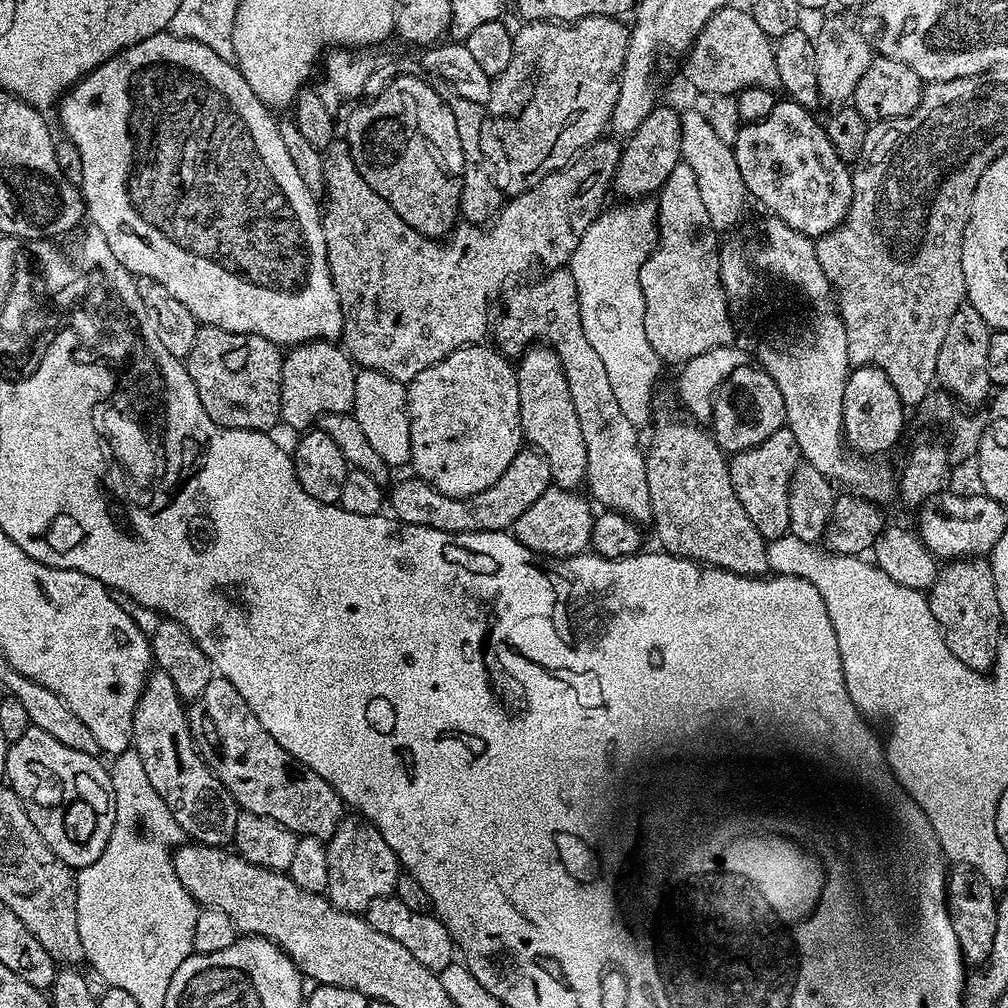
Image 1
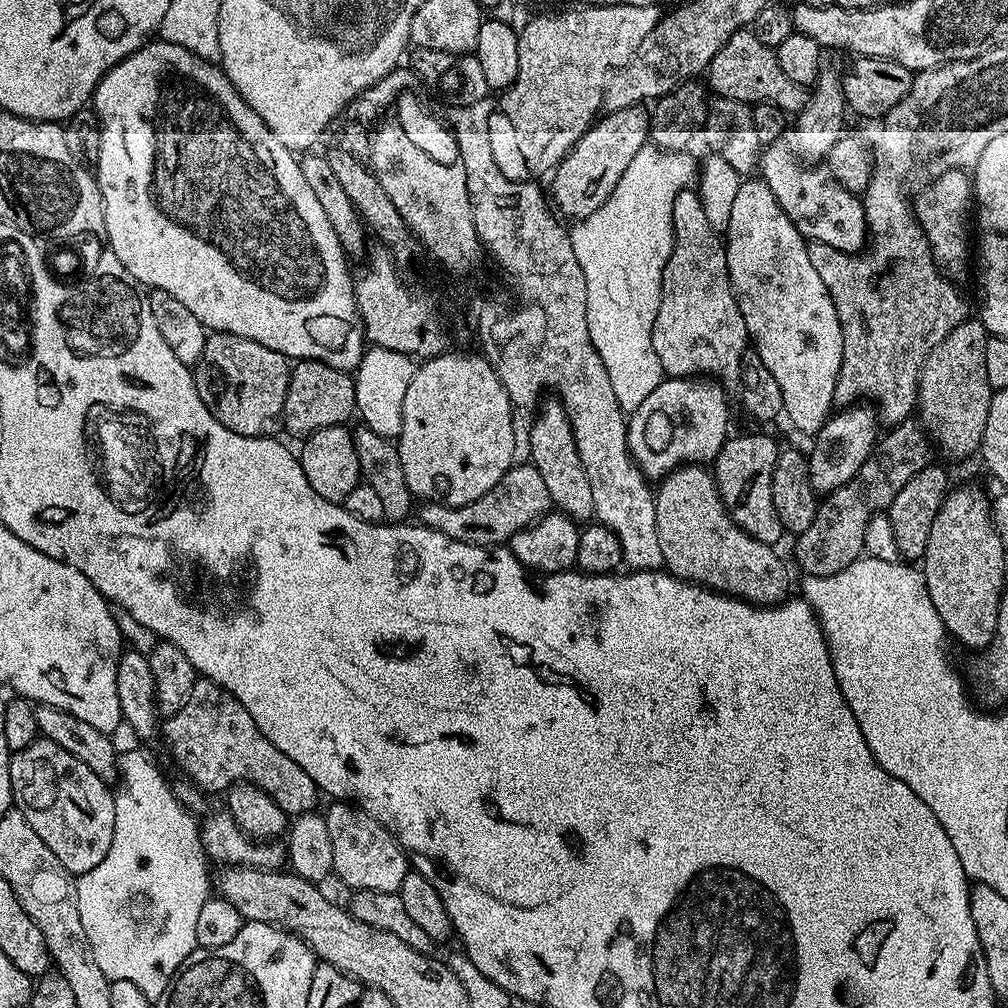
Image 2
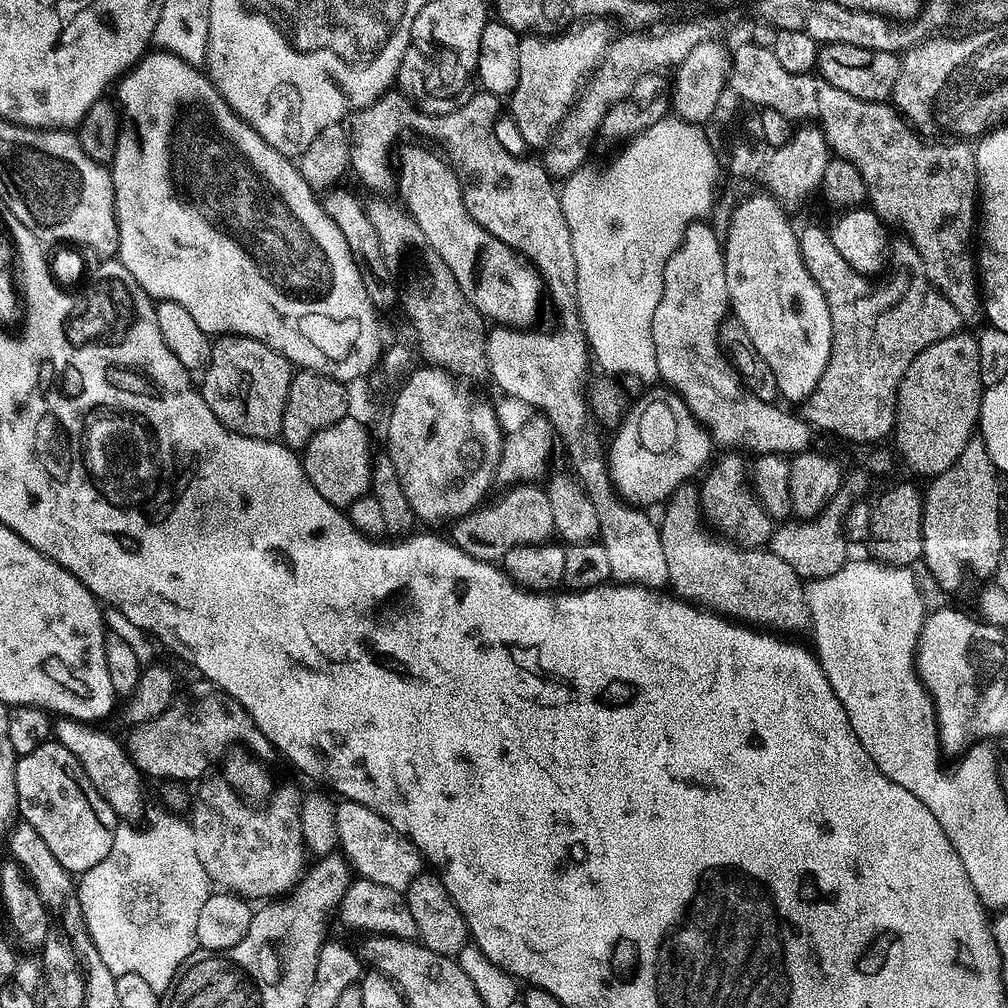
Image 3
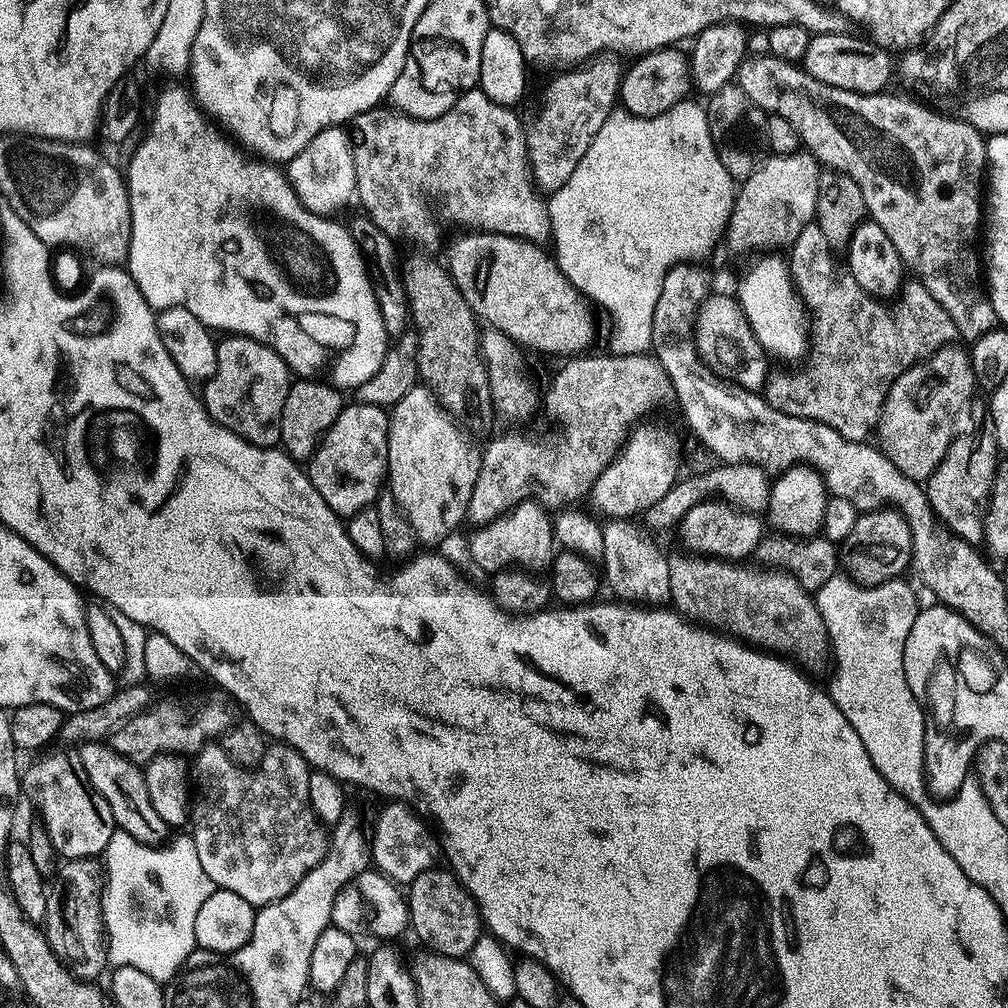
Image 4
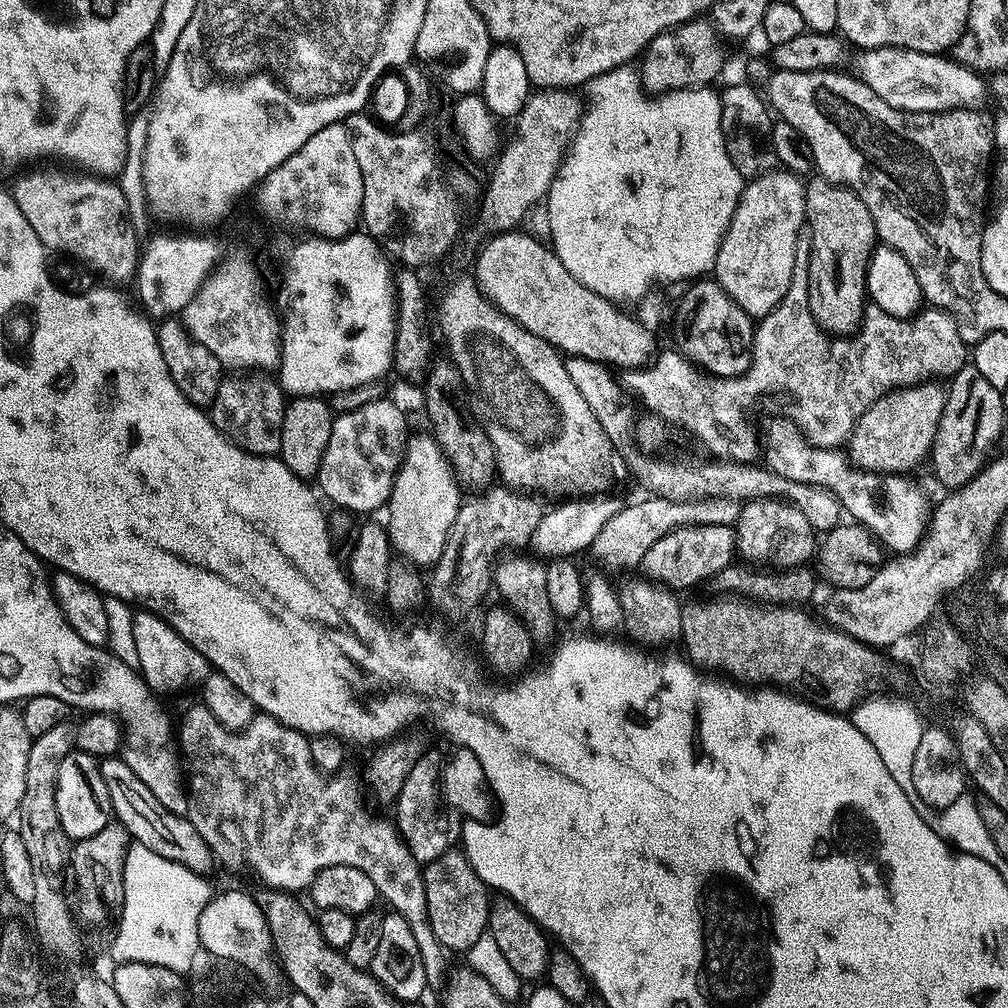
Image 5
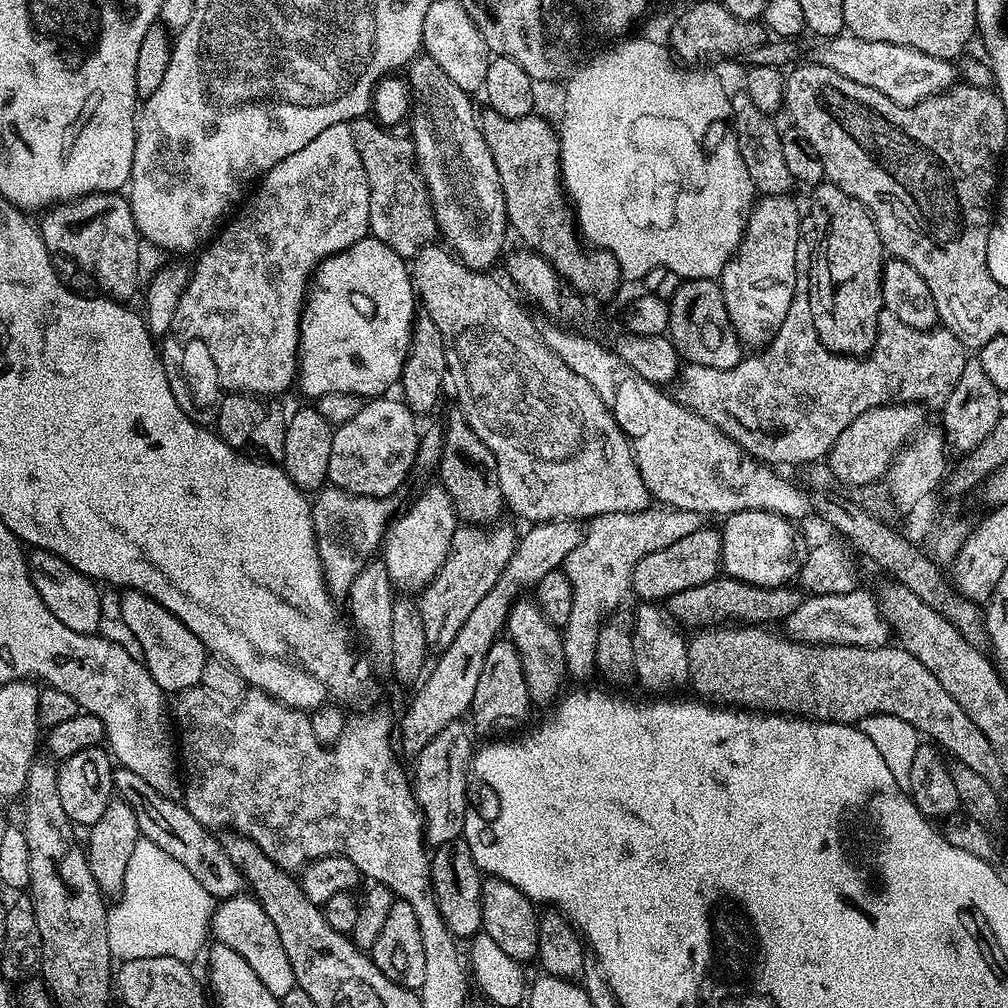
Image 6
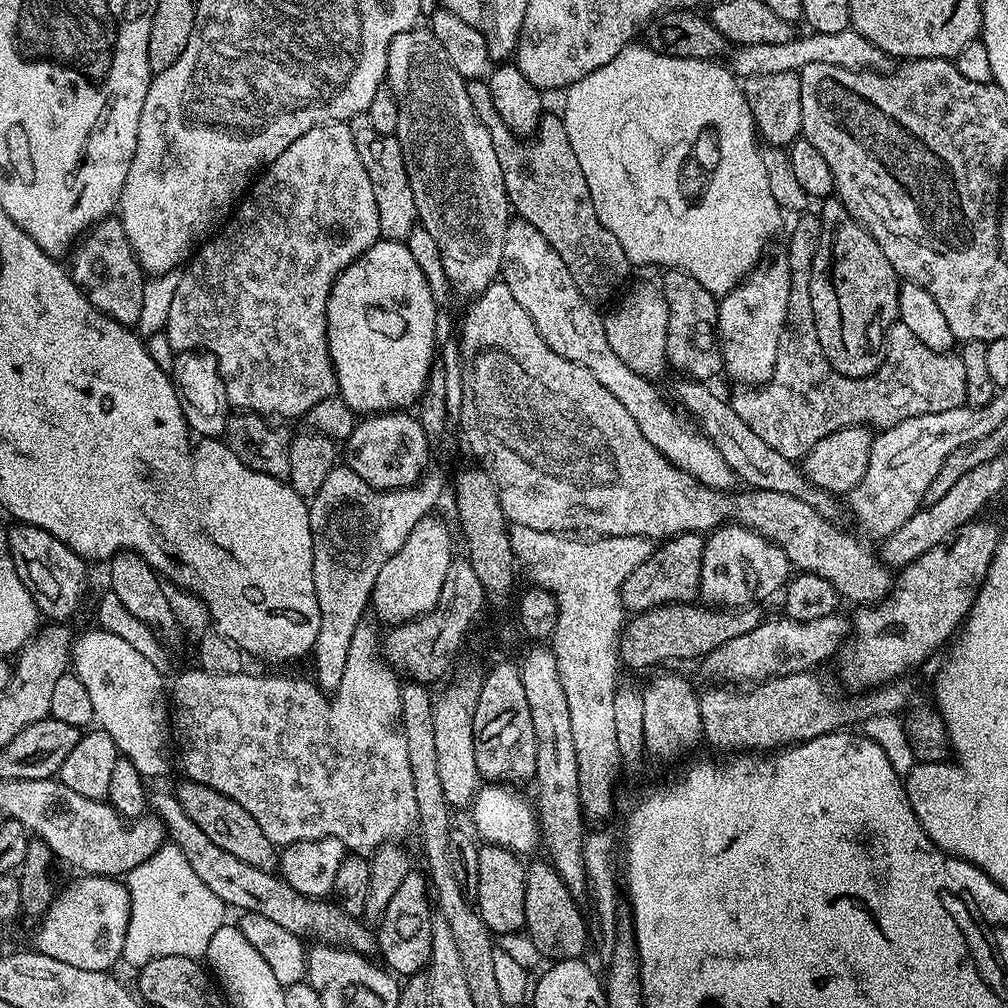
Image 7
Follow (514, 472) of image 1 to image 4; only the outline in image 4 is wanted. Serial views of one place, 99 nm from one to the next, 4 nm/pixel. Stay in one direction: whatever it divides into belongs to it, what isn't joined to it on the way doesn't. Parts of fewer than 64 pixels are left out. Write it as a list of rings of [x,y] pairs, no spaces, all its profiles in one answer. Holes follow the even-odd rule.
[[[526,499],[512,508],[505,516],[479,527],[468,540],[468,552],[472,560],[487,574],[495,574],[505,570],[523,570],[528,574],[540,574],[540,571],[551,569],[554,555],[554,520],[549,509],[535,499]]]

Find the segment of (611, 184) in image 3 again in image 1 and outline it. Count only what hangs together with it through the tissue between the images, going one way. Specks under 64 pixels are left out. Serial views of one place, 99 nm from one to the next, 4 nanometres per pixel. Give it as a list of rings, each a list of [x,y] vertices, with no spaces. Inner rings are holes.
[[[640,198],[635,202],[624,202],[621,208],[612,208],[609,212],[608,209],[601,211],[600,215],[596,217],[596,220],[586,230],[586,234],[582,234],[582,242],[578,242],[578,246],[572,252],[570,261],[570,271],[578,286],[578,294],[580,295],[580,317],[582,318],[582,326],[586,330],[586,338],[590,338],[590,346],[594,346],[594,350],[598,353],[598,358],[602,358],[602,366],[606,366],[606,374],[610,378],[610,387],[614,389],[614,398],[618,398],[618,406],[622,409],[622,414],[626,414],[626,418],[630,418],[630,422],[638,430],[644,430],[644,427],[648,424],[648,419],[652,416],[652,391],[656,388],[656,379],[659,378],[660,367],[662,367],[660,357],[657,356],[646,338],[646,326],[644,325],[644,291],[640,285],[640,267],[648,261],[648,257],[652,255],[657,244],[657,201],[652,198]]]

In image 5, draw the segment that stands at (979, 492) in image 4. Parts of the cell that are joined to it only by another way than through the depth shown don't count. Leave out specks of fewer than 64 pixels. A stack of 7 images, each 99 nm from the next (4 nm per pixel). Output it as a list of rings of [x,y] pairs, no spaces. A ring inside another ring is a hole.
[[[971,366],[961,368],[951,377],[946,391],[948,397],[938,424],[938,434],[932,443],[930,465],[932,464],[932,472],[936,475],[937,482],[948,488],[944,490],[959,490],[979,474],[993,455],[992,447],[995,446],[996,439],[1004,428],[1004,400],[1000,397],[1003,396],[1001,389],[990,386],[990,382],[986,382],[986,378],[982,378],[982,374],[978,374],[978,370]]]

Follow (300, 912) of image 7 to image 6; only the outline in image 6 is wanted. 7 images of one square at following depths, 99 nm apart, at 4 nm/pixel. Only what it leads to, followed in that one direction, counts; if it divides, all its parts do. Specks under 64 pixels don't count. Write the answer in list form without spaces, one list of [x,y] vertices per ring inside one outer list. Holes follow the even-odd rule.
[[[117,767],[112,774],[114,792],[121,800],[125,800],[134,810],[138,818],[140,835],[145,840],[154,842],[154,846],[162,846],[170,858],[178,858],[204,889],[217,901],[229,900],[231,896],[239,896],[245,891],[244,875],[230,862],[230,854],[226,854],[223,843],[213,829],[202,826],[194,814],[184,807],[183,803],[166,798],[150,786],[150,782],[142,782],[138,774],[128,768]]]

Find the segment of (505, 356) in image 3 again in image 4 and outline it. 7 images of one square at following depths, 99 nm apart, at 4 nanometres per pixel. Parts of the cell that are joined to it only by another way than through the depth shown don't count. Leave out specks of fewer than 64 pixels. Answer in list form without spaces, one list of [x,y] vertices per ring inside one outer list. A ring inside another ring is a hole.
[[[464,90],[455,97],[452,108],[446,110],[441,117],[431,118],[429,121],[415,120],[412,117],[401,114],[396,110],[387,112],[384,106],[377,106],[368,112],[358,114],[350,121],[350,139],[352,141],[352,153],[354,154],[354,174],[356,175],[356,196],[358,204],[362,207],[363,215],[369,216],[393,242],[401,245],[413,244],[413,249],[430,250],[440,244],[440,216],[448,224],[457,224],[460,230],[479,230],[481,233],[501,232],[504,236],[519,236],[522,240],[544,242],[549,239],[548,209],[541,193],[534,187],[530,169],[528,167],[528,143],[524,137],[525,125],[515,116],[511,107],[494,102],[486,98],[486,94],[479,90]],[[609,519],[607,523],[603,525],[604,533],[602,534],[602,550],[604,551],[604,559],[602,561],[602,567],[604,567],[604,572],[602,570],[602,580],[605,585],[608,584],[612,587],[612,592],[617,601],[620,602],[627,602],[629,605],[632,606],[664,606],[667,605],[670,601],[670,566],[668,565],[668,556],[666,552],[663,552],[662,549],[656,548],[656,544],[654,541],[651,540],[650,537],[644,534],[645,529],[641,527],[639,528],[638,525],[632,524],[636,522],[629,522],[627,519]]]

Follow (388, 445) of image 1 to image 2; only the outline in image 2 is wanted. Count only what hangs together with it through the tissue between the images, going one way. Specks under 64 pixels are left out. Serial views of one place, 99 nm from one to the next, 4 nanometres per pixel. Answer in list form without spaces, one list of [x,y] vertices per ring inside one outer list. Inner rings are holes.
[[[369,347],[360,364],[354,369],[356,382],[356,412],[362,424],[375,434],[389,438],[399,437],[402,430],[402,402],[406,402],[406,390],[414,378],[417,361],[396,350]]]

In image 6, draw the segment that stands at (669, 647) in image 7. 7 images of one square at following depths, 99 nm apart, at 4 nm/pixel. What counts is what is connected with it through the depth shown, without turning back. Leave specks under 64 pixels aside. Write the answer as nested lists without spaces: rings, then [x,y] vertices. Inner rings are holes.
[[[718,574],[710,582],[702,582],[702,586],[690,586],[690,590],[678,590],[678,594],[670,594],[666,607],[677,625],[689,624],[692,630],[701,626],[720,626],[725,622],[739,622],[744,626],[770,626],[774,620],[787,621],[805,599],[805,593],[796,586],[763,588]]]

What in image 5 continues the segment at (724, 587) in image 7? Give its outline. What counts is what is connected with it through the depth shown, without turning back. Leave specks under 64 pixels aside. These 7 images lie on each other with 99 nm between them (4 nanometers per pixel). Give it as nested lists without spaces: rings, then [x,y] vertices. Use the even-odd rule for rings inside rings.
[[[769,498],[766,500],[750,500],[743,505],[740,517],[734,525],[738,552],[748,562],[771,562],[780,568],[798,568],[809,563],[808,559],[815,557],[818,552],[818,533],[806,520],[806,515],[783,498]]]

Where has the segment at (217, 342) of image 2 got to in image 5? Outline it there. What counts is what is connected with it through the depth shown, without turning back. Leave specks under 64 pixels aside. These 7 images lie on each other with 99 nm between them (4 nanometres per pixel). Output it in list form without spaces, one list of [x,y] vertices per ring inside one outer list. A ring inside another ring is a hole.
[[[244,370],[239,374],[228,374],[221,379],[218,394],[212,399],[210,415],[214,426],[226,439],[256,456],[276,456],[282,446],[282,418],[286,393],[277,377],[264,370]]]

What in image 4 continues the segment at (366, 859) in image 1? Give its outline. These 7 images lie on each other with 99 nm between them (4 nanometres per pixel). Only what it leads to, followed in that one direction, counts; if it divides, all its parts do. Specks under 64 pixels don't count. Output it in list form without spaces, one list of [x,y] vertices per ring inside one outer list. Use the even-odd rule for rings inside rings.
[[[388,802],[376,820],[376,829],[371,829],[370,843],[372,845],[372,864],[383,872],[389,880],[400,886],[407,886],[426,870],[437,863],[438,840],[432,837],[430,829],[424,825],[424,820],[416,812],[411,812],[404,802]]]

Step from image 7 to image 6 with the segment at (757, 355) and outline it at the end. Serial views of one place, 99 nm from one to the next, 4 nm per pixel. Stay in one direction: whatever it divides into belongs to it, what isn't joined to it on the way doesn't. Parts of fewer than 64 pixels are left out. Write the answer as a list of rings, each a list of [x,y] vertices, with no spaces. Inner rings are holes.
[[[788,194],[761,195],[752,205],[752,213],[744,227],[744,237],[728,265],[720,271],[718,283],[730,322],[741,345],[760,350],[771,341],[772,335],[782,326],[786,310],[796,289],[796,263],[798,238],[802,231],[800,212],[793,197]]]

